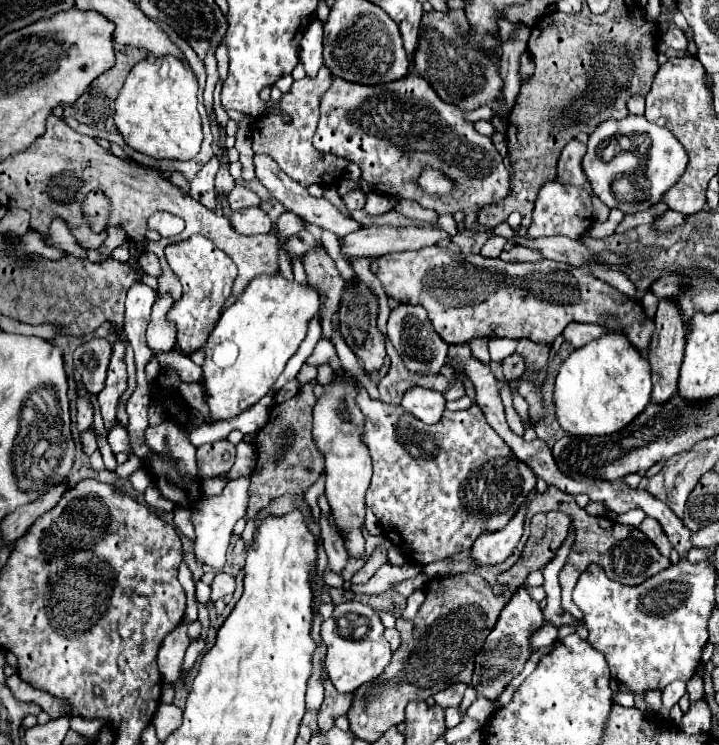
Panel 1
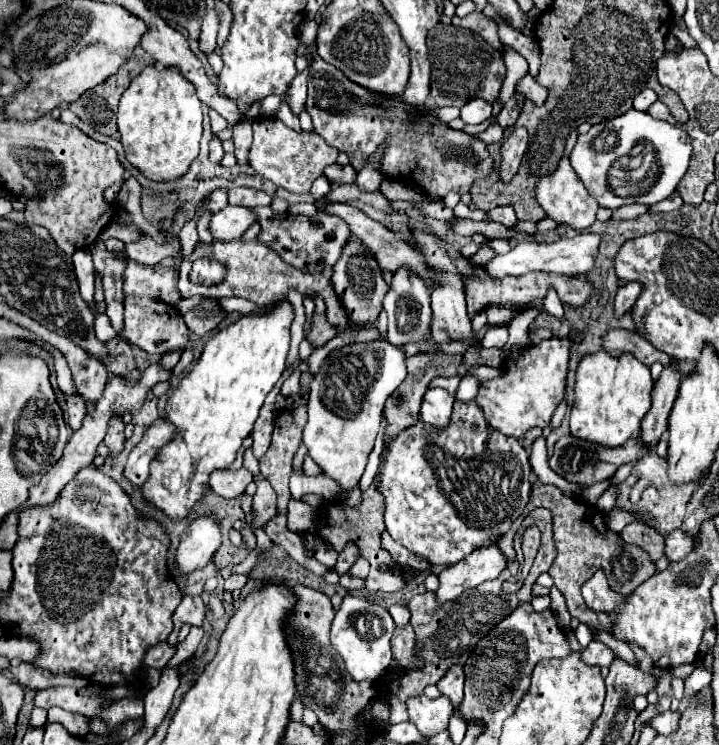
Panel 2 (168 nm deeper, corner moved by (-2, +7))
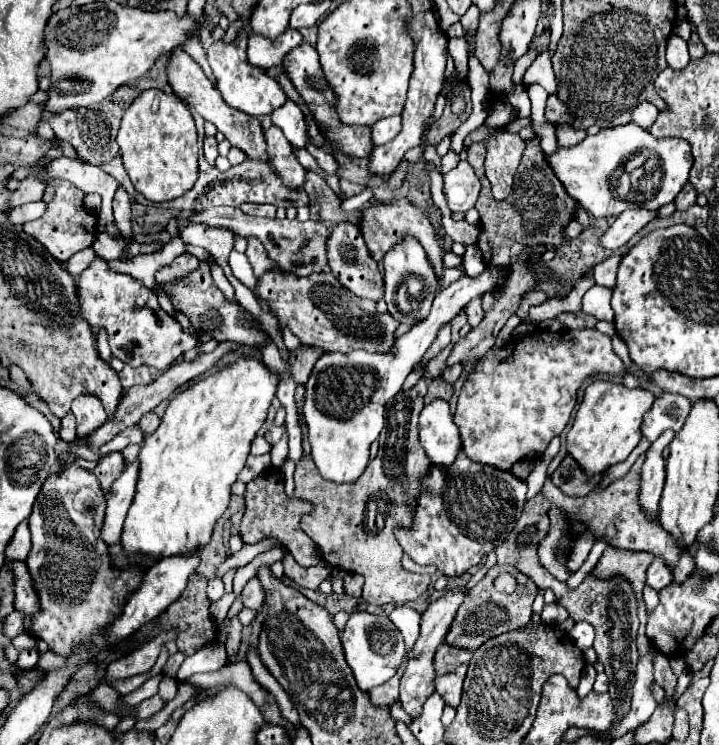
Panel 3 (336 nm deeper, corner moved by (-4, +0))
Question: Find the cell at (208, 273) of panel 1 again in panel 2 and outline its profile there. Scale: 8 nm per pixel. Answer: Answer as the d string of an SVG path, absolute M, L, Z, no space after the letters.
M198 258L194 260L190 270L190 282L198 286L214 286L216 282L220 282L220 278L224 278L224 274L226 266L222 262L210 258Z

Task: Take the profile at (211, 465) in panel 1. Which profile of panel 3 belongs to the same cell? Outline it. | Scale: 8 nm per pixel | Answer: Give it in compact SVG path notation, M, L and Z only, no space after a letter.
M269 453L261 456L249 455L246 466L239 474L238 480L247 484L258 477L258 475L261 475L264 471L266 471L266 469L270 469L271 466L272 464Z

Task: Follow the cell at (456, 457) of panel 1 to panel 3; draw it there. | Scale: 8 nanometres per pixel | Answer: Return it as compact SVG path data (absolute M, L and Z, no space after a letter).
M460 451L452 467L430 467L422 479L422 495L416 507L412 529L396 529L396 537L416 563L436 565L446 577L460 577L496 549L514 529L522 515L526 483L518 481L510 471L478 465Z

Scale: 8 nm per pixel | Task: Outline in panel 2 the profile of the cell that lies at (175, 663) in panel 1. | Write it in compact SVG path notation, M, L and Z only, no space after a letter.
M168 642L156 644L156 646L152 646L152 648L148 650L146 660L144 660L144 666L146 666L146 668L164 668L164 666L170 662L170 658L174 656L174 652L176 652L176 648L170 646Z

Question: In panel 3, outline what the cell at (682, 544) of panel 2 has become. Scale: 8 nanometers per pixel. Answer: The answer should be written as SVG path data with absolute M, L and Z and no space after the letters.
M654 559L646 571L646 585L652 587L654 591L660 591L670 583L672 583L672 569L668 569L662 559Z

